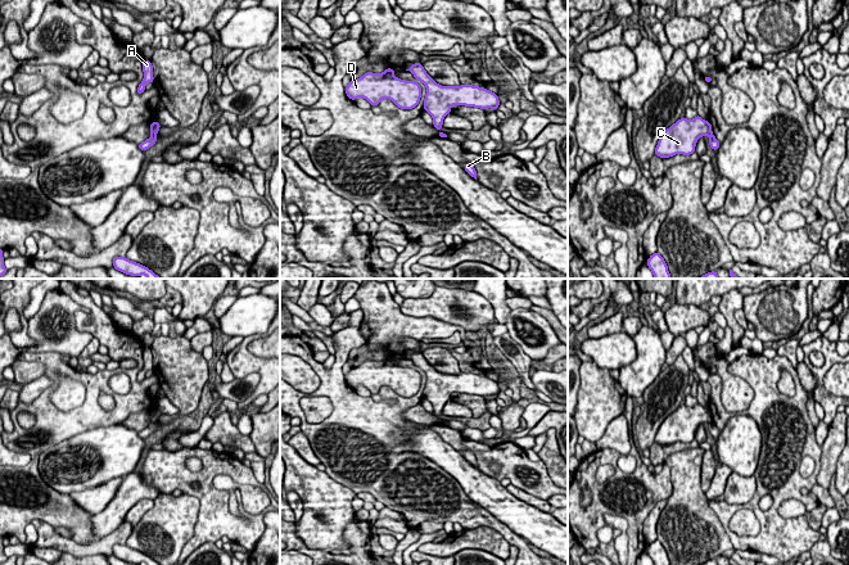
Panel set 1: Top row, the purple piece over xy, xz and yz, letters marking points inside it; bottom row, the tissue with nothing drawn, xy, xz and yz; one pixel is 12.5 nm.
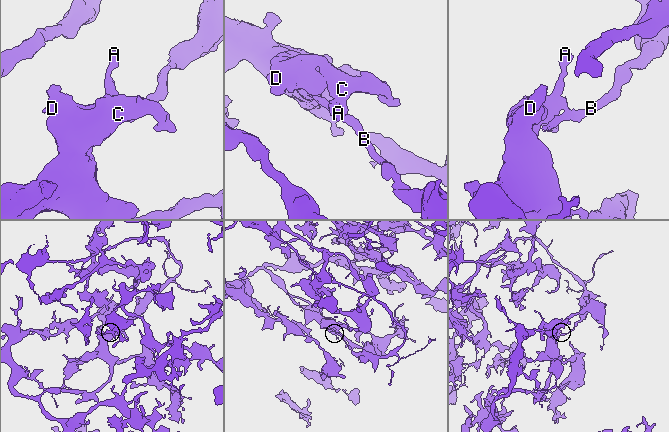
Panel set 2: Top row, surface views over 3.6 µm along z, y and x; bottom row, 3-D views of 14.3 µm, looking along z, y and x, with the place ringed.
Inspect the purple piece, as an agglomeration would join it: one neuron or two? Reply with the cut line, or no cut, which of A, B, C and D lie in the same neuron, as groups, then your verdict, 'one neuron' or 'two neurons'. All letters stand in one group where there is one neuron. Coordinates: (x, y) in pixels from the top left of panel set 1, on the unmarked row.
cut in xy along (152, 423), (154, 424); A C D / B; two neurons

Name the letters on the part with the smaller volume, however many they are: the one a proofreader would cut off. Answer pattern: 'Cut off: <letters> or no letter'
Cut off: B

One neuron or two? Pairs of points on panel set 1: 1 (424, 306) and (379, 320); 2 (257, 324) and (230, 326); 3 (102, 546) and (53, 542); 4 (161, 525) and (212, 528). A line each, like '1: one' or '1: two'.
1: two
2: one
3: one
4: two

